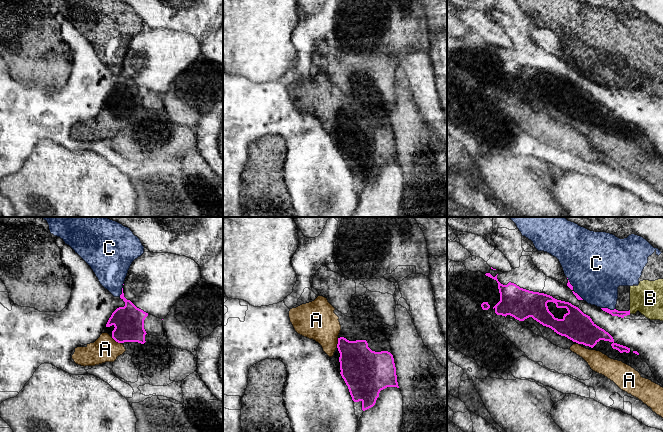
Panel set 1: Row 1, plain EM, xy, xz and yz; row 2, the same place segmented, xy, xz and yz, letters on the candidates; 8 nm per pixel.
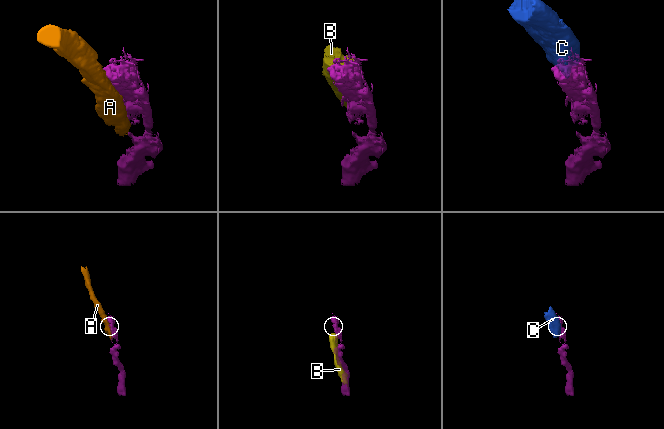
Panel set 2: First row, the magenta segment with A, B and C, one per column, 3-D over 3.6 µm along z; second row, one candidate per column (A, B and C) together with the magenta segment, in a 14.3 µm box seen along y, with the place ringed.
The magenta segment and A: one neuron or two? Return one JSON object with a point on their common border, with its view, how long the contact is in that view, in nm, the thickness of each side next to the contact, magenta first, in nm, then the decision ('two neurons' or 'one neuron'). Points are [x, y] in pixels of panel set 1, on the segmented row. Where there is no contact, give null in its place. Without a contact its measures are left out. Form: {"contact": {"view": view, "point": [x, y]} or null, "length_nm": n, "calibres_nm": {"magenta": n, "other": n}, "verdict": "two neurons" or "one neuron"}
{"contact": {"view": "xz", "point": [338, 343]}, "length_nm": 80, "calibres_nm": {"magenta": 320, "other": 300}, "verdict": "one neuron"}

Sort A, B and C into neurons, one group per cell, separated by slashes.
A / B C

